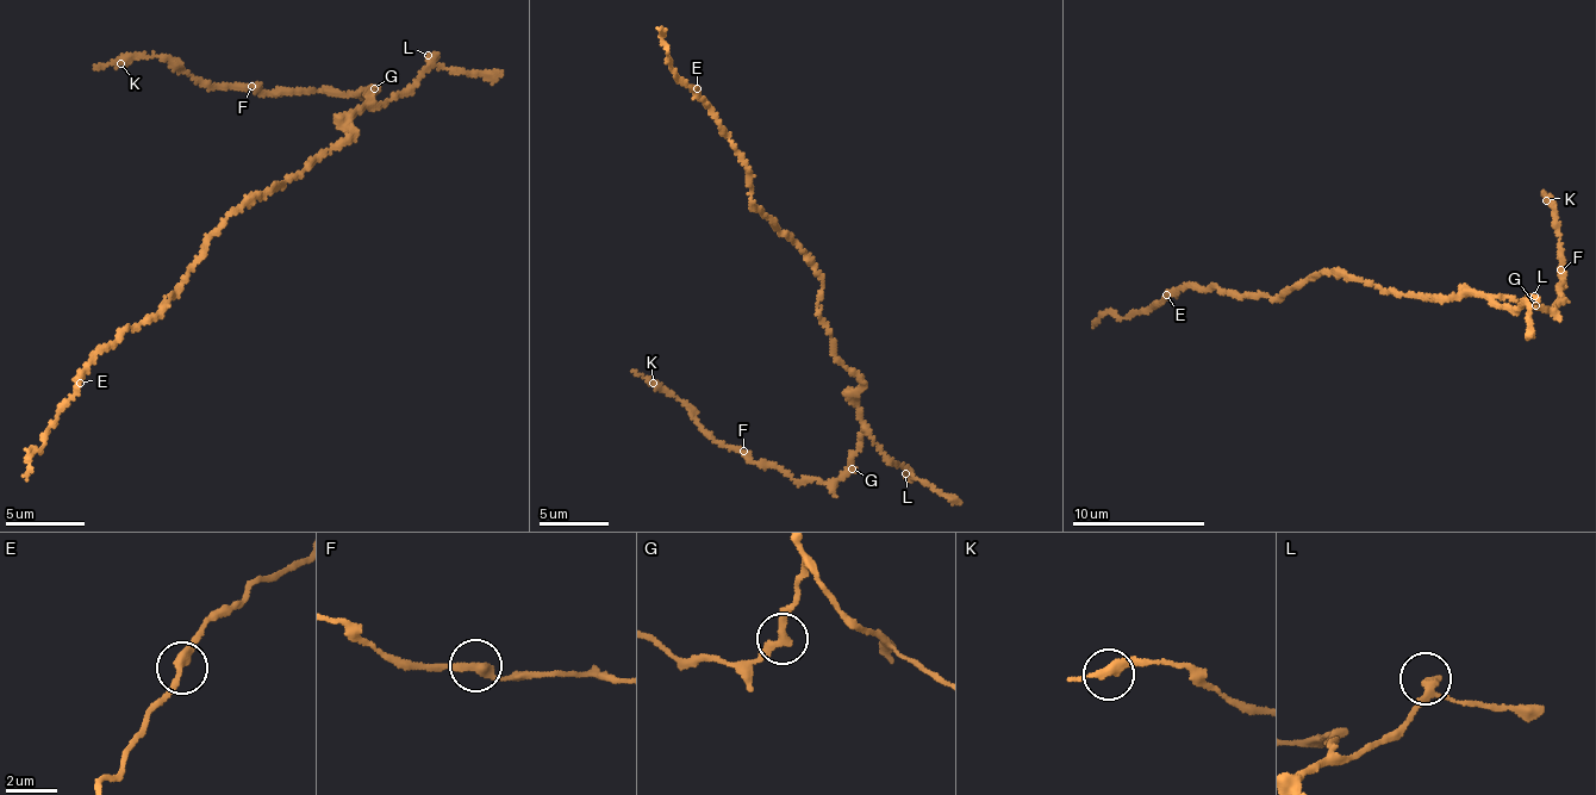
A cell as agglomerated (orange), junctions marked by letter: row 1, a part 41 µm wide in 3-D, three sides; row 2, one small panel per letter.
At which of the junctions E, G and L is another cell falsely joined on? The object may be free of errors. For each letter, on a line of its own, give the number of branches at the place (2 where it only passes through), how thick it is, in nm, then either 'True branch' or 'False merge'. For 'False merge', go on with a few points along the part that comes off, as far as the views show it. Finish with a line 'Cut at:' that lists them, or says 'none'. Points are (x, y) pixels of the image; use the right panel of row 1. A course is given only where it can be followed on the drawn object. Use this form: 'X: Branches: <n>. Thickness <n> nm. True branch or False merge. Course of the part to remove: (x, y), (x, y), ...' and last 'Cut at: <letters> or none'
E: Branches: 2. Thickness 320 nm. True branch
G: Branches: 2. Thickness 300 nm. False merge. Course of the part to remove: (1534, 304), (1553, 310), (1564, 298), (1559, 292), (1565, 284), (1563, 250), (1551, 197), (1544, 194)
L: Branches: 2. Thickness 300 nm. True branch
Cut at: G

